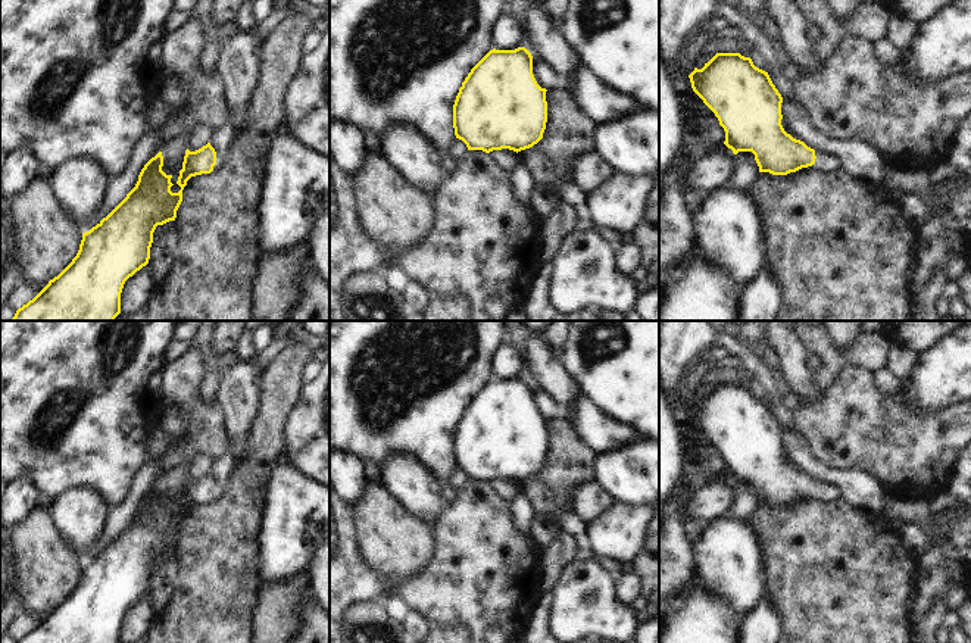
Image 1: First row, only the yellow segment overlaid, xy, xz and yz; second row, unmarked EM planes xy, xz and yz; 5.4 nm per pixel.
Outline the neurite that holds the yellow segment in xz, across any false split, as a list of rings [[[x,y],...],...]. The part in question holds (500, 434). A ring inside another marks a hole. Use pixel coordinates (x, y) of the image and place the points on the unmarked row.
[[[525,377],[515,380],[490,380],[468,403],[453,434],[453,458],[456,468],[462,469],[468,480],[509,478],[521,481],[533,477],[543,468],[547,452],[546,418],[541,418],[533,405],[533,386]]]

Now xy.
[[[210,472],[196,481],[187,478],[177,511],[181,519],[172,522],[172,505],[162,500],[163,486],[159,481],[144,494],[127,527],[96,556],[82,564],[79,580],[72,592],[16,643],[121,643],[124,614],[149,593],[156,556],[175,550],[187,511],[216,500],[225,483],[227,480],[215,480]]]

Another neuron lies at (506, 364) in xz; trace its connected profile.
[[[513,340],[503,341],[491,358],[491,372],[496,380],[524,377],[522,353]]]

